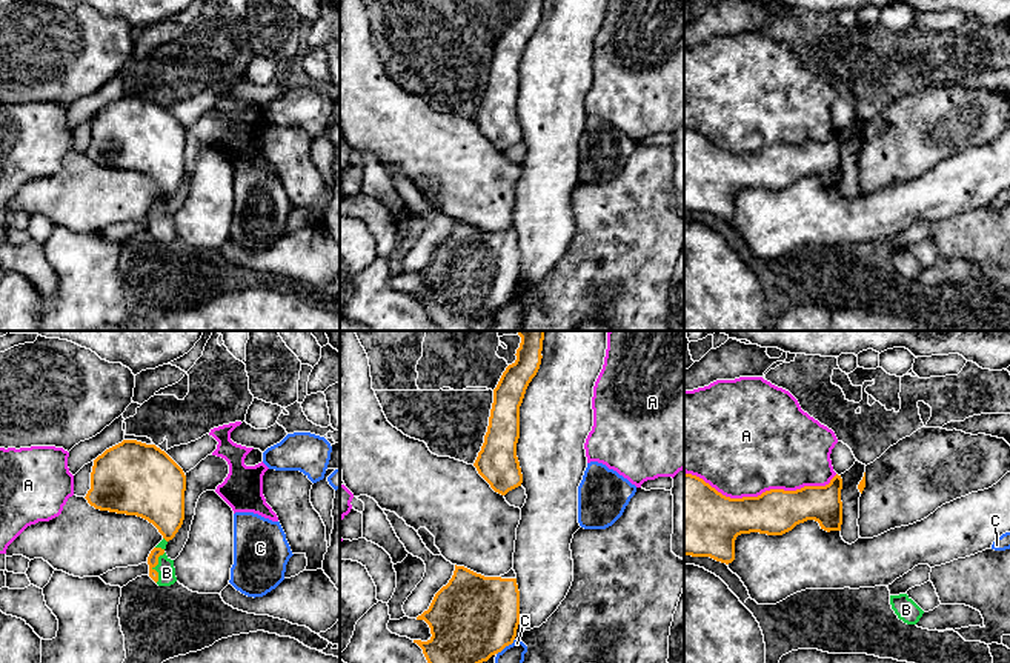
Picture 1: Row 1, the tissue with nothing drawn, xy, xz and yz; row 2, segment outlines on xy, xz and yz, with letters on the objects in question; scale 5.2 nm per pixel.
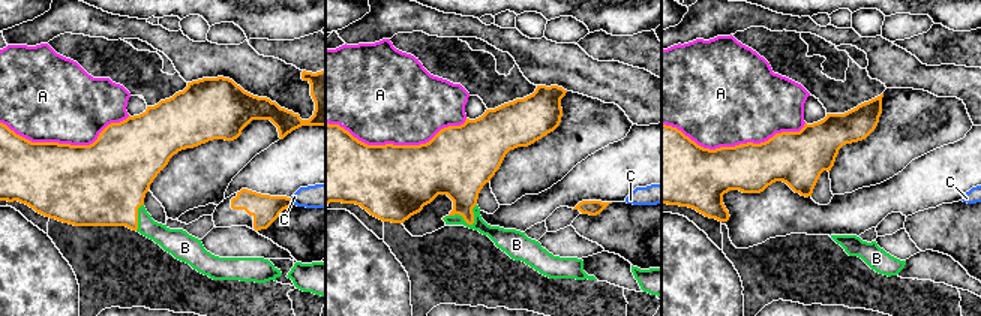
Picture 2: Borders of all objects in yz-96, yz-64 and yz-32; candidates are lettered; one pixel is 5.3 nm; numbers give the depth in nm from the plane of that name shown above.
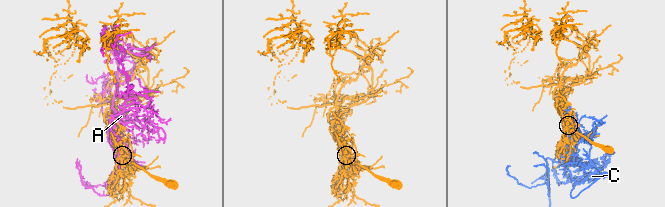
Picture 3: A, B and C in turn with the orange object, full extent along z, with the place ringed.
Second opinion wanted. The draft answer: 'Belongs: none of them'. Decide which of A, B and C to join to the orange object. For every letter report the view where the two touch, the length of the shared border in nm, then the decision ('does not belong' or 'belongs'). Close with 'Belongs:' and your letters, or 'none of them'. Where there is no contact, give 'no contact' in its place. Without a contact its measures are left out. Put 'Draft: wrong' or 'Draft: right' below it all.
A: meets orange in yz; contact 800 nm long; does not belong
B: meets orange in xy; contact 170 nm long; belongs
C: meets orange in xz; contact 130 nm long; does not belong
Belongs: B
Draft: wrong

